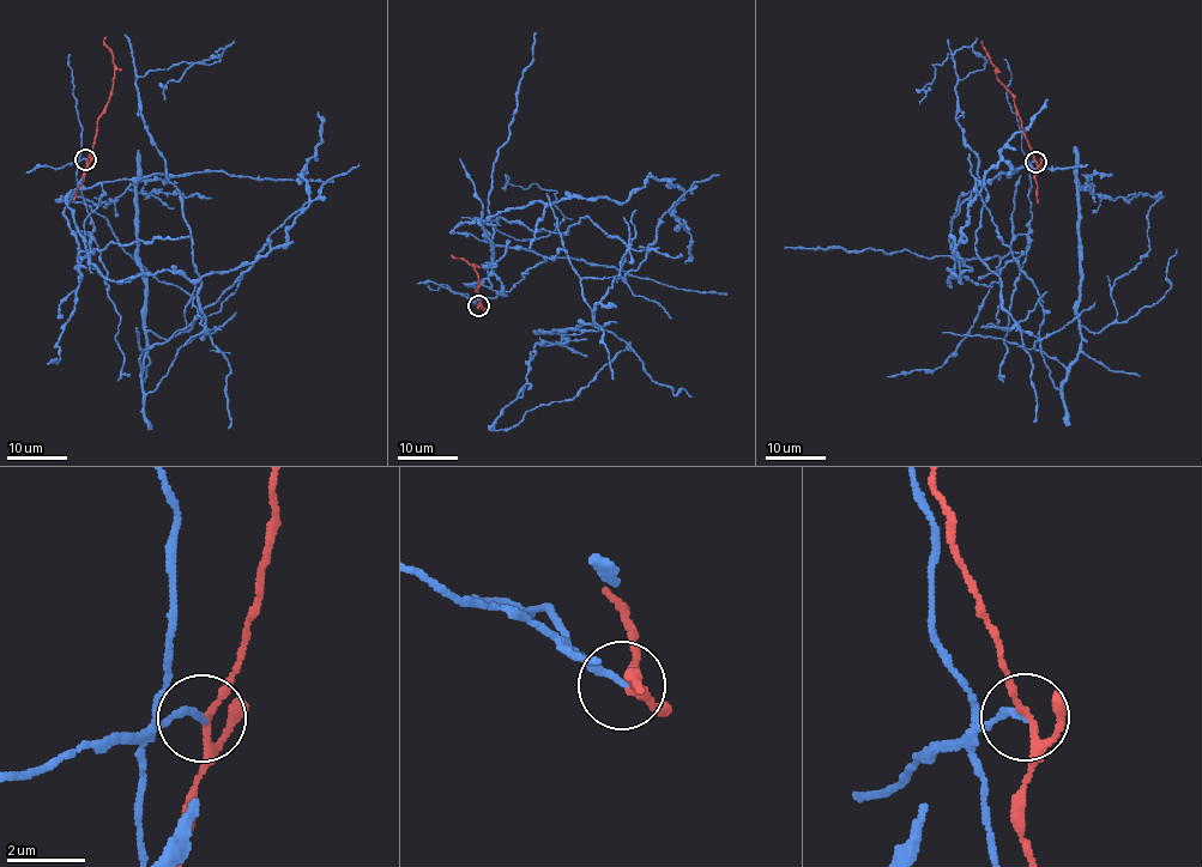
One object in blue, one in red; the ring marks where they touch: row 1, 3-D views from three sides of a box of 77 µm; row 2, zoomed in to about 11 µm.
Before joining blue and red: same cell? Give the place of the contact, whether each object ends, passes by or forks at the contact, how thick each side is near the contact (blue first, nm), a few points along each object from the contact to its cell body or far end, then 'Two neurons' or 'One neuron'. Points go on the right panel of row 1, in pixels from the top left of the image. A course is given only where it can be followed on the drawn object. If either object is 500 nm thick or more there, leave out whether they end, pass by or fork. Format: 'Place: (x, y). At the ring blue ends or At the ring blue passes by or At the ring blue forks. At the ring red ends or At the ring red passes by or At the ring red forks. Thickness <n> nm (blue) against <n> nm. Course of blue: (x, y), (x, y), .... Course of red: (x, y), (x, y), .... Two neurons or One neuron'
Place: (1036, 162). At the ring blue ends. At the ring red forks. Thickness 170 nm (blue) against 140 nm. Course of blue: (1036, 162), (1030, 231), (948, 286), (979, 193), (1058, 389), (974, 246), (988, 60), (919, 103). Course of red: (1037, 162), (1013, 95), (997, 78), (997, 67), (980, 41). Two neurons

